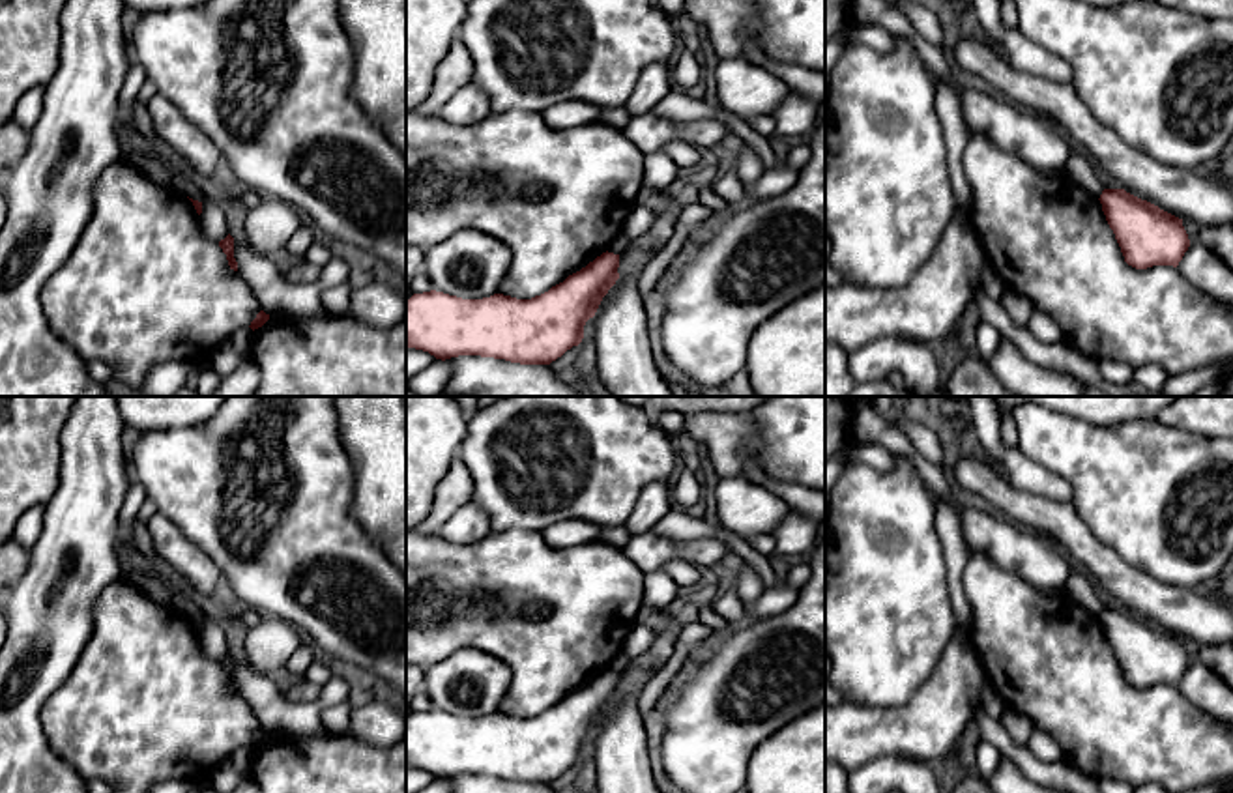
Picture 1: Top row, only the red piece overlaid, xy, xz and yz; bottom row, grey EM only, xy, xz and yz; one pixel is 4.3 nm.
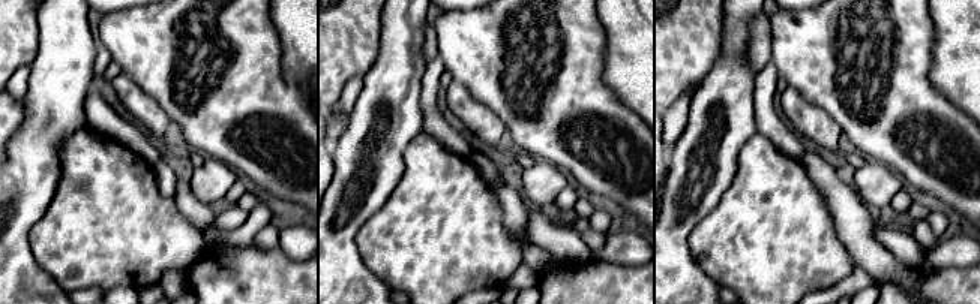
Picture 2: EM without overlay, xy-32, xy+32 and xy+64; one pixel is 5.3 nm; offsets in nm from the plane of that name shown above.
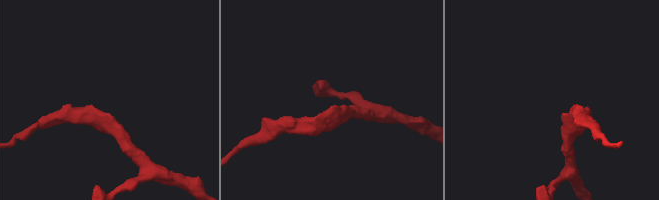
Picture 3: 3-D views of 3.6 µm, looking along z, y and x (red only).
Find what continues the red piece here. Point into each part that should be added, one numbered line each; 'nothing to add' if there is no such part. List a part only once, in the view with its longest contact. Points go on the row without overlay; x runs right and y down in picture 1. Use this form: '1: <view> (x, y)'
nothing to add

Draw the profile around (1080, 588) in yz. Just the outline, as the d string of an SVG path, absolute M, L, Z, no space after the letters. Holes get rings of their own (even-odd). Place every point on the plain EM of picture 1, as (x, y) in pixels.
M1070 570L1065 591L1087 613L1096 619L1100 617L1104 604L1098 598L1096 584L1085 572Z

